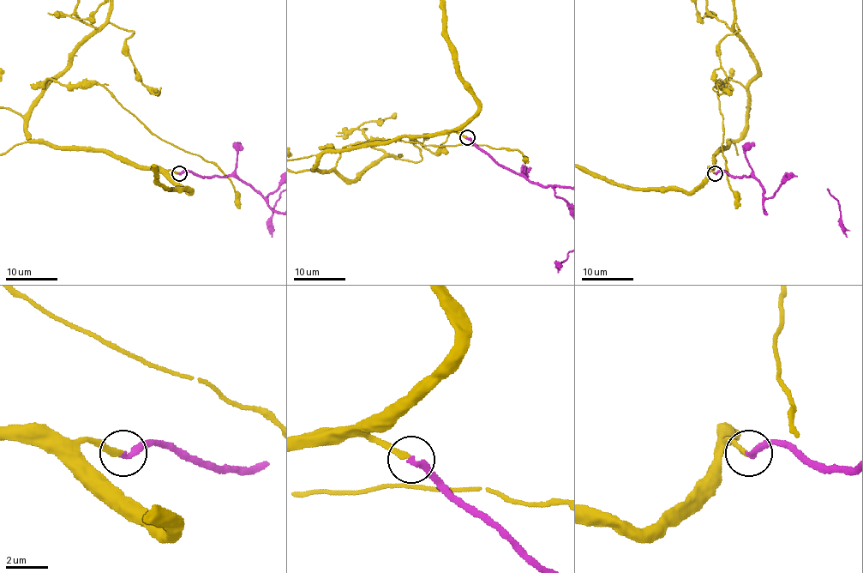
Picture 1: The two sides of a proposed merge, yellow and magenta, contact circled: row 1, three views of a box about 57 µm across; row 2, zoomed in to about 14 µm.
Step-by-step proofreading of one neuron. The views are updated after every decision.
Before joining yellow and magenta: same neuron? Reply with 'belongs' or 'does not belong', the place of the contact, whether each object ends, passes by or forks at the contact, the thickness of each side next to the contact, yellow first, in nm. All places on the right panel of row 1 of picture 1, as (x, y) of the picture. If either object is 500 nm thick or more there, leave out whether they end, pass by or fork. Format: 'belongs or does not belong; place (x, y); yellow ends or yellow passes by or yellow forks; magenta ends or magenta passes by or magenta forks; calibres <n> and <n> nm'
belongs; place (715, 173); yellow ends; magenta ends; calibres 240 and 280 nm

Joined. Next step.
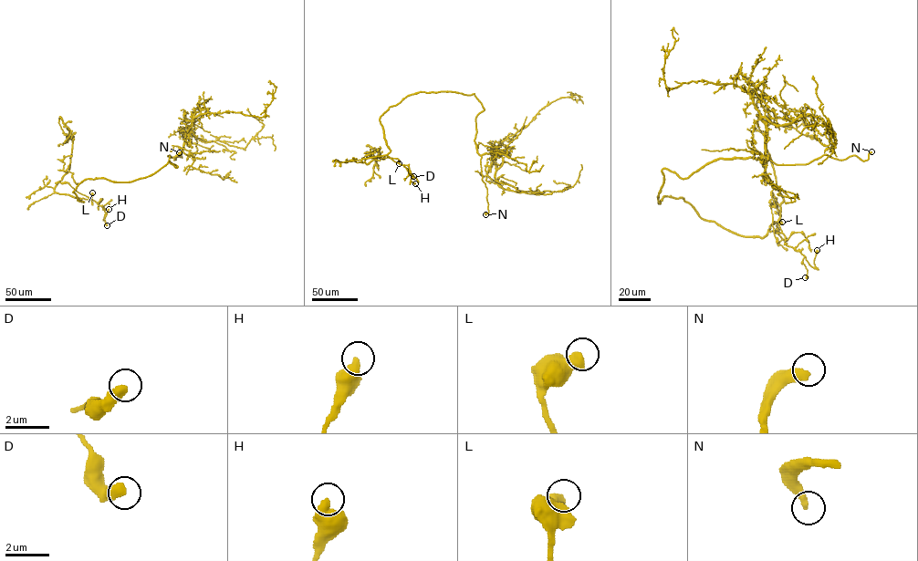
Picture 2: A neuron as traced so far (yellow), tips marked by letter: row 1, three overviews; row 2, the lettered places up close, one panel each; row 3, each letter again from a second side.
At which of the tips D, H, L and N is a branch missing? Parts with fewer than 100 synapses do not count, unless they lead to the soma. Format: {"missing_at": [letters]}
{"missing_at": ["N"]}

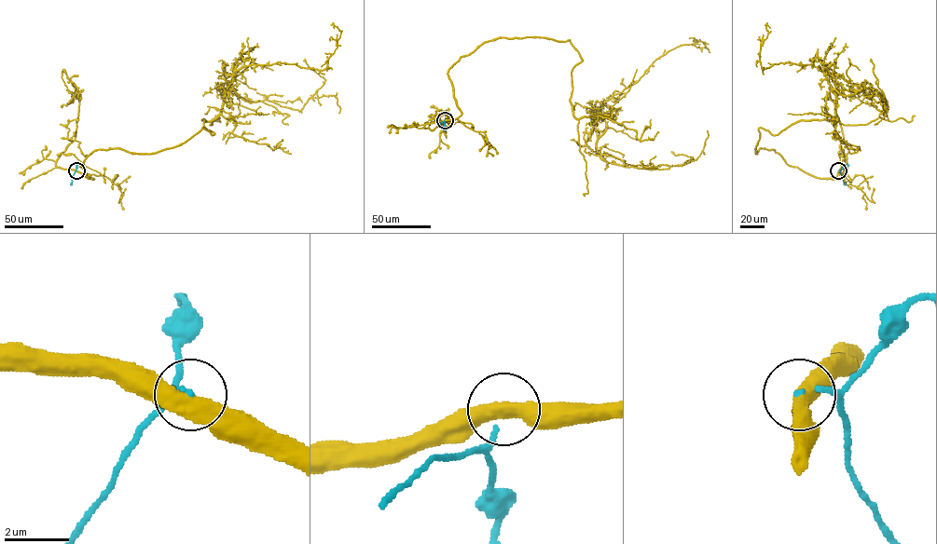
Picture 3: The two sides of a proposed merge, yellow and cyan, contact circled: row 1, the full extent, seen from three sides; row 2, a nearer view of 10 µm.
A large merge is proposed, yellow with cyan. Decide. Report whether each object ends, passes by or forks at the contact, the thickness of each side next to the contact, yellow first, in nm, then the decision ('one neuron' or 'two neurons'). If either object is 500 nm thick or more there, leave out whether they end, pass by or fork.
500 nm thick on the yellow side, 120 nm on the other; two neurons

